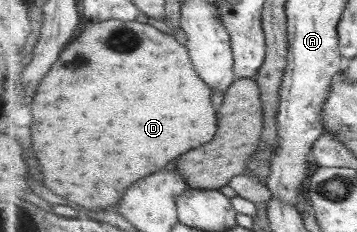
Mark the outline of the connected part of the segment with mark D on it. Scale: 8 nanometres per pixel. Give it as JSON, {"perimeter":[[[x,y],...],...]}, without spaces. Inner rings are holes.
{"perimeter":[[[115,19],[109,20],[104,24],[87,22],[81,34],[63,50],[52,71],[42,79],[40,90],[35,94],[33,100],[34,124],[26,130],[25,134],[28,134],[28,132],[30,134],[25,136],[25,138],[30,140],[27,148],[30,148],[28,155],[31,161],[32,148],[38,154],[36,158],[40,160],[40,166],[42,166],[44,184],[50,190],[54,190],[58,196],[62,196],[62,198],[66,198],[70,202],[80,204],[80,206],[76,207],[80,208],[81,211],[88,209],[93,211],[114,210],[116,206],[120,205],[120,201],[124,199],[126,191],[134,182],[138,182],[144,176],[150,176],[150,174],[154,174],[158,170],[164,170],[174,158],[182,156],[184,152],[188,152],[192,148],[200,148],[202,144],[212,142],[219,129],[218,113],[216,108],[212,106],[212,93],[214,90],[210,88],[210,85],[206,86],[204,80],[198,78],[192,60],[193,58],[190,57],[187,45],[180,44],[174,38],[174,35],[161,32],[158,28],[150,26],[150,24],[137,21],[116,21]]]}

